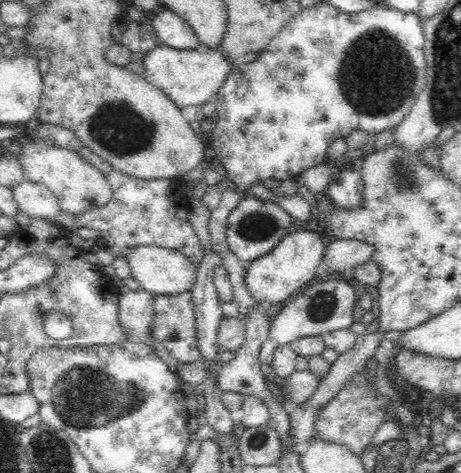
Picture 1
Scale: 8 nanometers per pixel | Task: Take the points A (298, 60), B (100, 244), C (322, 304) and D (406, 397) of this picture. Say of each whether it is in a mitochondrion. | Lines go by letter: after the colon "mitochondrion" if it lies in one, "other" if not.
A: other
B: other
C: mitochondrion
D: other

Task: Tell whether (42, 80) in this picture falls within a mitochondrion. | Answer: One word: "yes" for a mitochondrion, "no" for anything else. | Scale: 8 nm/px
no

